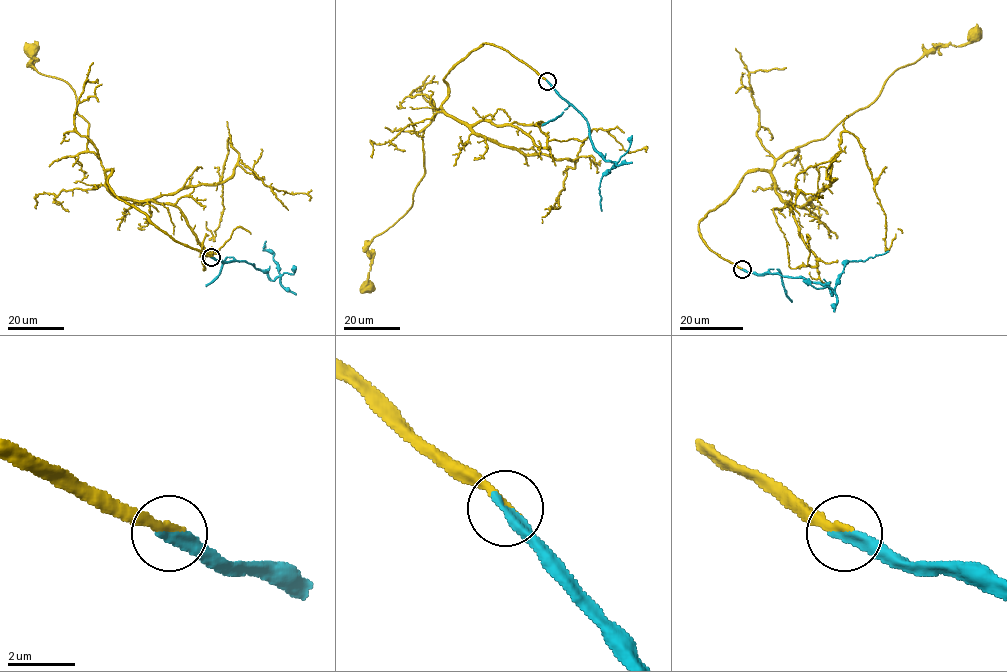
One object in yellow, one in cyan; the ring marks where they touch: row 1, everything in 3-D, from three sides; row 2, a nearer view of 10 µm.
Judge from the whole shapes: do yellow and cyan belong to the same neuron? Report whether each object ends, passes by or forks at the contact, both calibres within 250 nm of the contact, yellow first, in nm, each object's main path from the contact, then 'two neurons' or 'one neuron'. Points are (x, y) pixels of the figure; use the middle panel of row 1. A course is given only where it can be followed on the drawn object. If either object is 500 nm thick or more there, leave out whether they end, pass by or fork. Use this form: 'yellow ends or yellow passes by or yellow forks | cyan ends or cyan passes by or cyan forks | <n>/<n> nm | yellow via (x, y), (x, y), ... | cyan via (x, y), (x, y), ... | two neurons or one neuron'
yellow ends | cyan ends | 280/360 nm | yellow via (547, 81), (487, 43), (444, 77), (447, 98), (423, 130), (424, 174), (411, 208), (369, 244), (365, 286) | cyan via (547, 81), (587, 121), (593, 147), (607, 161), (615, 163), (603, 176), (599, 190), (602, 210) | one neuron

